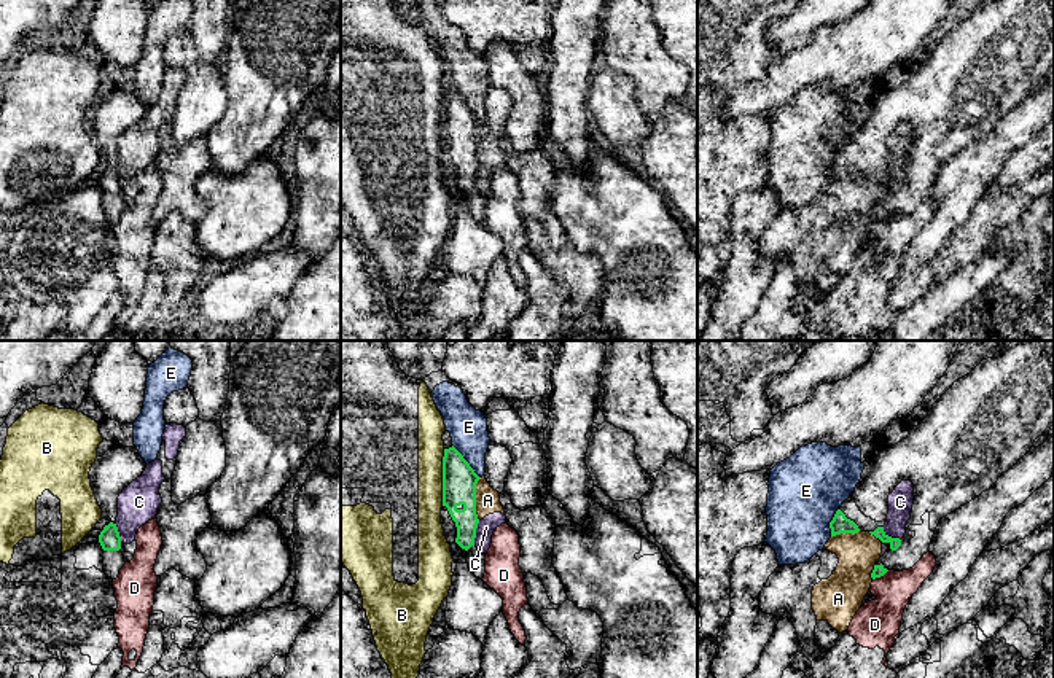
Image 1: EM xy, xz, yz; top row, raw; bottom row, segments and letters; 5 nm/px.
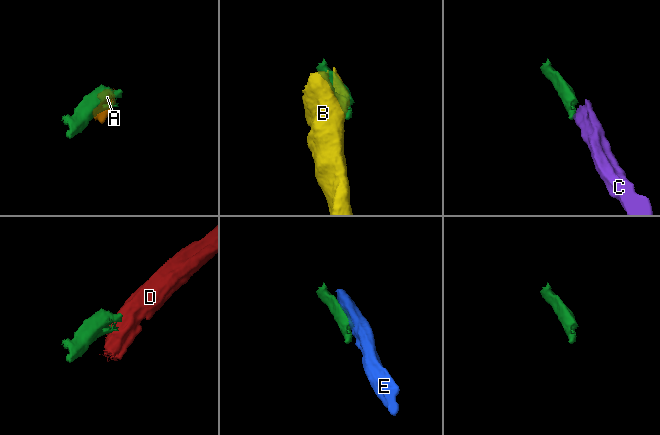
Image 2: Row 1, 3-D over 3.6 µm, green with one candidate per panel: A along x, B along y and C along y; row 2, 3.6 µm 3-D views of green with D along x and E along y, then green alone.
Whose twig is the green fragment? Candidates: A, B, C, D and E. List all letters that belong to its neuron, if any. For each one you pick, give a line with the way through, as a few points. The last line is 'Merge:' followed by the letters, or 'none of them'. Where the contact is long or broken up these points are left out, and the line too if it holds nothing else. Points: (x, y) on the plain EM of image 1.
Merge: none of them

